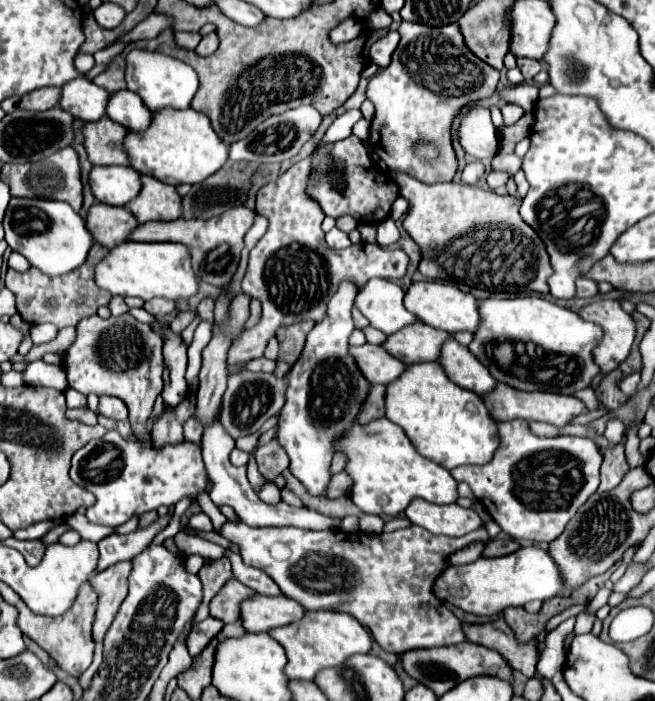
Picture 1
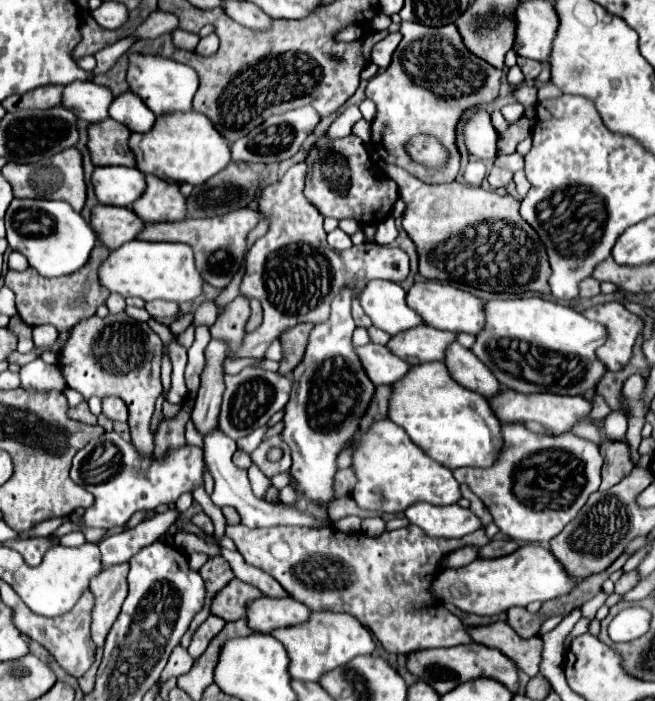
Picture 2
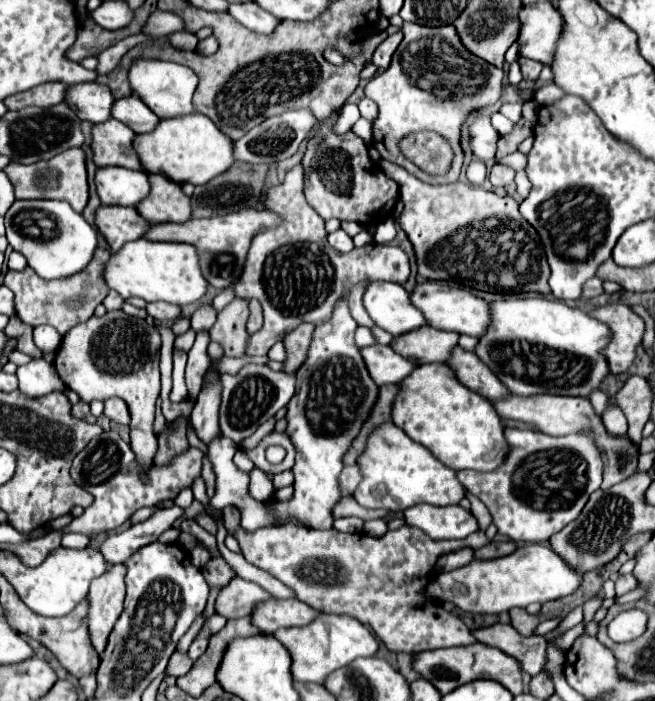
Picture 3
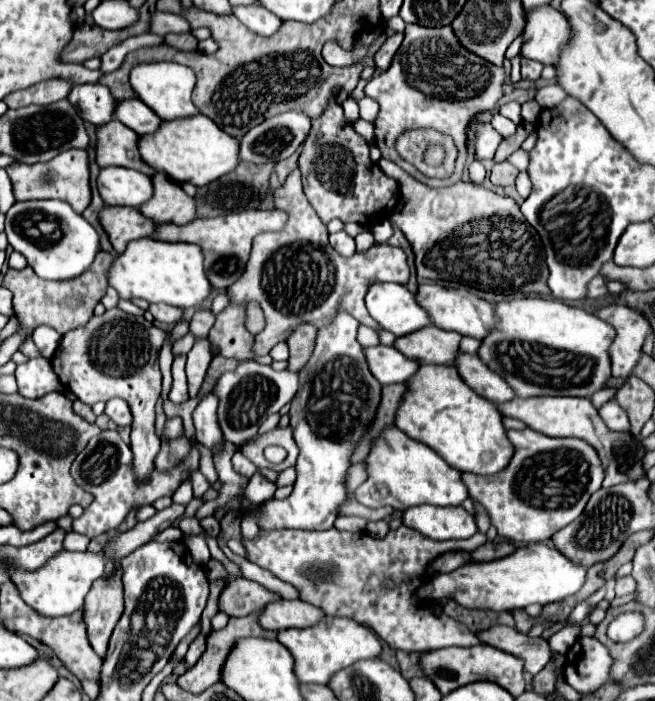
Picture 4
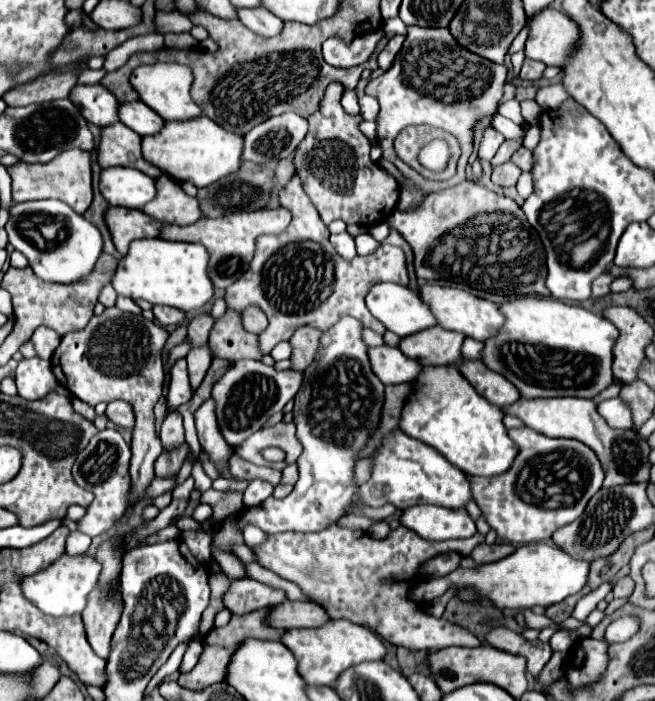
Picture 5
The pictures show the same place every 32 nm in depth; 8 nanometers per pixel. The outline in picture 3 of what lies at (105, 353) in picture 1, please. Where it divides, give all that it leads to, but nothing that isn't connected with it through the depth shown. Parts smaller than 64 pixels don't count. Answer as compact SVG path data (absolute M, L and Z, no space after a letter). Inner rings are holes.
M122 310L116 312L106 312L104 316L92 316L88 322L78 324L76 328L72 328L68 334L64 334L60 348L56 350L56 358L54 358L54 368L58 372L58 376L62 378L62 382L66 384L66 388L74 390L82 402L92 402L92 400L108 400L112 396L118 396L122 400L126 400L128 408L130 408L130 446L136 454L138 466L146 472L148 468L152 468L152 460L156 456L156 448L158 448L158 438L154 434L154 404L158 400L160 394L160 370L158 370L158 352L160 352L160 332L156 330L156 326L148 324L146 320L134 318L124 314Z

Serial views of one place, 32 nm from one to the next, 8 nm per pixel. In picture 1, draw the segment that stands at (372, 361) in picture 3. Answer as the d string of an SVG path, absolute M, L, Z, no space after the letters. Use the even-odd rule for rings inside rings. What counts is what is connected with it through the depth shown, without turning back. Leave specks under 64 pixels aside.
M374 344L352 346L350 352L356 358L362 374L372 384L390 384L406 370L406 364L402 360L396 360L382 346L374 346Z

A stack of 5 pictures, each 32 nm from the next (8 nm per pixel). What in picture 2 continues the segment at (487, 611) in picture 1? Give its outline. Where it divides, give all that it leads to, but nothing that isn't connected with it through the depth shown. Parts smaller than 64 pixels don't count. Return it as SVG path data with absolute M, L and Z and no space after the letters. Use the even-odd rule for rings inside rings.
M526 544L504 558L482 560L476 558L472 564L452 570L442 570L430 586L430 594L440 602L450 602L464 612L494 616L506 612L512 606L526 606L530 602L546 602L558 596L566 596L576 588L576 578L552 556L552 552L540 544Z

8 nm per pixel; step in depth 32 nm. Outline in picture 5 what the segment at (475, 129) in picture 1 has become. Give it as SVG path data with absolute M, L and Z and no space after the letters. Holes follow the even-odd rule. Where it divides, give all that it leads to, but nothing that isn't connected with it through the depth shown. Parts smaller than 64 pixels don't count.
M488 126L484 130L484 136L480 140L480 146L478 146L478 158L480 160L492 160L492 156L496 154L496 150L500 148L500 144L504 142L504 136L500 132L496 132L492 126Z

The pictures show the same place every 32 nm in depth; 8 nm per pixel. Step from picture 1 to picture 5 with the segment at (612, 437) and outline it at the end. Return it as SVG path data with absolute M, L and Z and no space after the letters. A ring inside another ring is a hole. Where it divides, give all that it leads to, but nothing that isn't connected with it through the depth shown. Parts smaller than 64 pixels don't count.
M610 398L598 404L598 412L604 416L604 420L612 426L612 428L632 428L634 420L632 420L632 408L622 400L622 398Z

